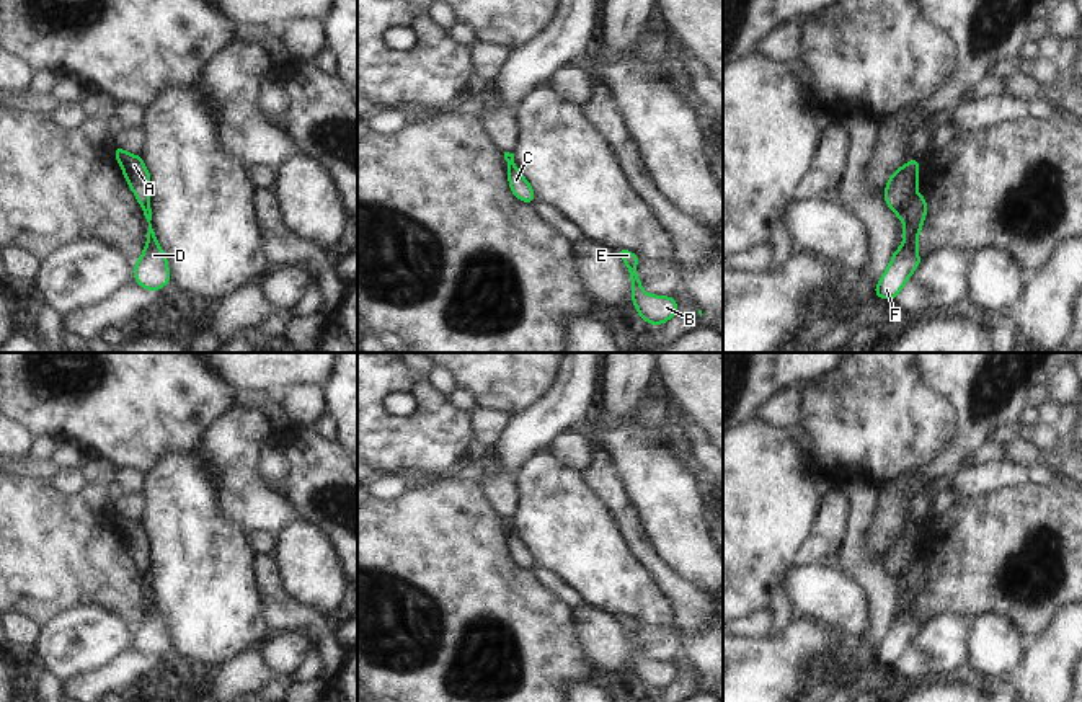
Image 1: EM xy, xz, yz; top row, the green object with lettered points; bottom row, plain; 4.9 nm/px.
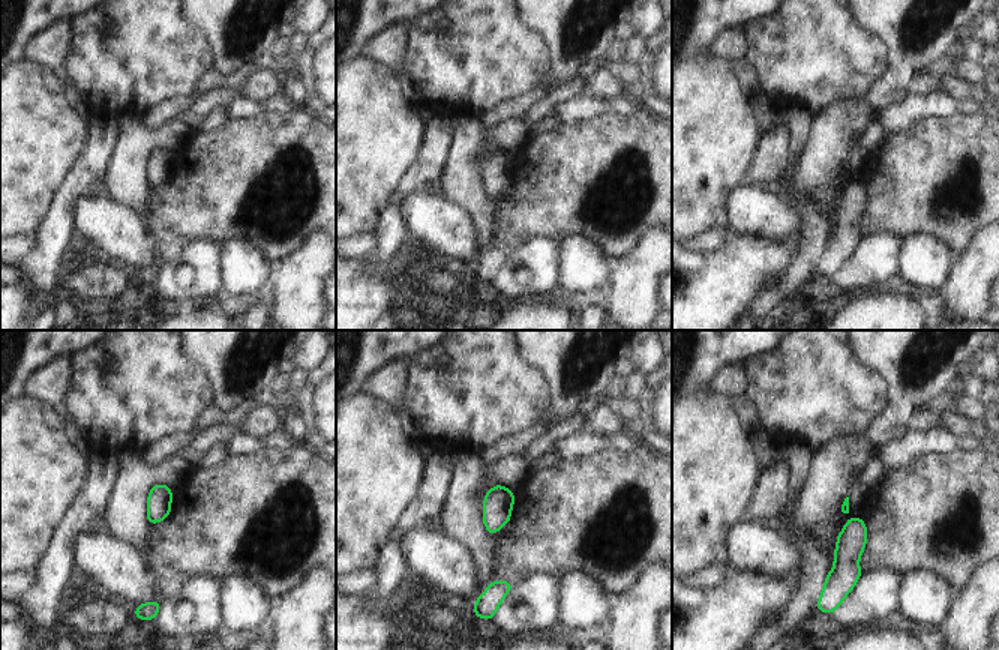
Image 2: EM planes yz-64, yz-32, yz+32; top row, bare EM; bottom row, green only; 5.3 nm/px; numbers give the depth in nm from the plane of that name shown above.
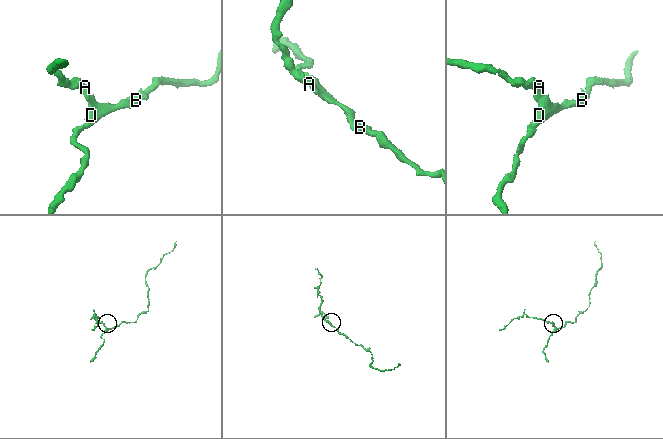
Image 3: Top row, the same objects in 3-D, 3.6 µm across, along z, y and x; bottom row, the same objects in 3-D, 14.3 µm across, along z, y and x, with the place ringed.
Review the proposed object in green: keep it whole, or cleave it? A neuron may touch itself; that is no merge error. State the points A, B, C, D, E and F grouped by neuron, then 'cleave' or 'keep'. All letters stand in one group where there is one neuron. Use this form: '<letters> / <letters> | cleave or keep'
A / B C D E F | cleave

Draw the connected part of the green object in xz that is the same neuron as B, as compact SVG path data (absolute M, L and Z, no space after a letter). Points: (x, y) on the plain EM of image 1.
M617 614L617 620L625 627L632 646L632 666L638 678L638 681L648 691L663 691L669 684L676 682L677 679L677 668L676 663L667 661L651 661L646 660L641 653L641 645L638 643L635 632L641 625L630 615Z

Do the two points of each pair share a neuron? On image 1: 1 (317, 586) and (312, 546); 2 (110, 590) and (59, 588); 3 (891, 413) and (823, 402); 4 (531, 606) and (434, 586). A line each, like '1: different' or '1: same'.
1: same
2: same
3: same
4: same

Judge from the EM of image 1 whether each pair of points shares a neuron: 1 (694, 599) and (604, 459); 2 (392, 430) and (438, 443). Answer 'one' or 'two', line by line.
1: one
2: one

